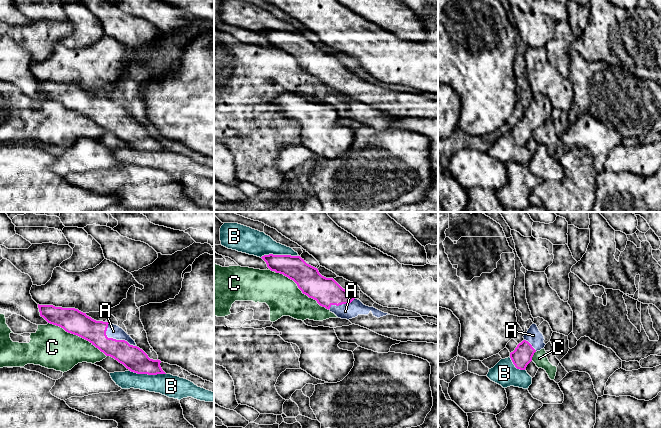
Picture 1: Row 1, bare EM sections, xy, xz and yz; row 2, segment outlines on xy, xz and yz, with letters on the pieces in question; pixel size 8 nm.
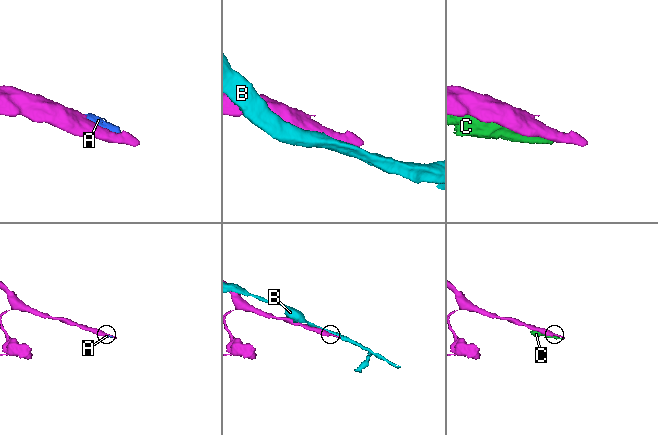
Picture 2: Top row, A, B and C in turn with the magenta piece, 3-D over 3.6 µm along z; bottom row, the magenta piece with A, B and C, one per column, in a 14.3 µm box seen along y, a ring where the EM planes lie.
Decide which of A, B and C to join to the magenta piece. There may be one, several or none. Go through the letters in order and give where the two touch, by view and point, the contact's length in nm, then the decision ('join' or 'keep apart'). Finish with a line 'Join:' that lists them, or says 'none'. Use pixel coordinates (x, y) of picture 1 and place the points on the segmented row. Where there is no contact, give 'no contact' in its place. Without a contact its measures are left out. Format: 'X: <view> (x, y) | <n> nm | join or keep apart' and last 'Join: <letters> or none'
A: xy (115, 339) | 300 nm | join
B: xz (279, 255) | 320 nm | keep apart
C: xy (77, 335) | 550 nm | keep apart
Join: A

